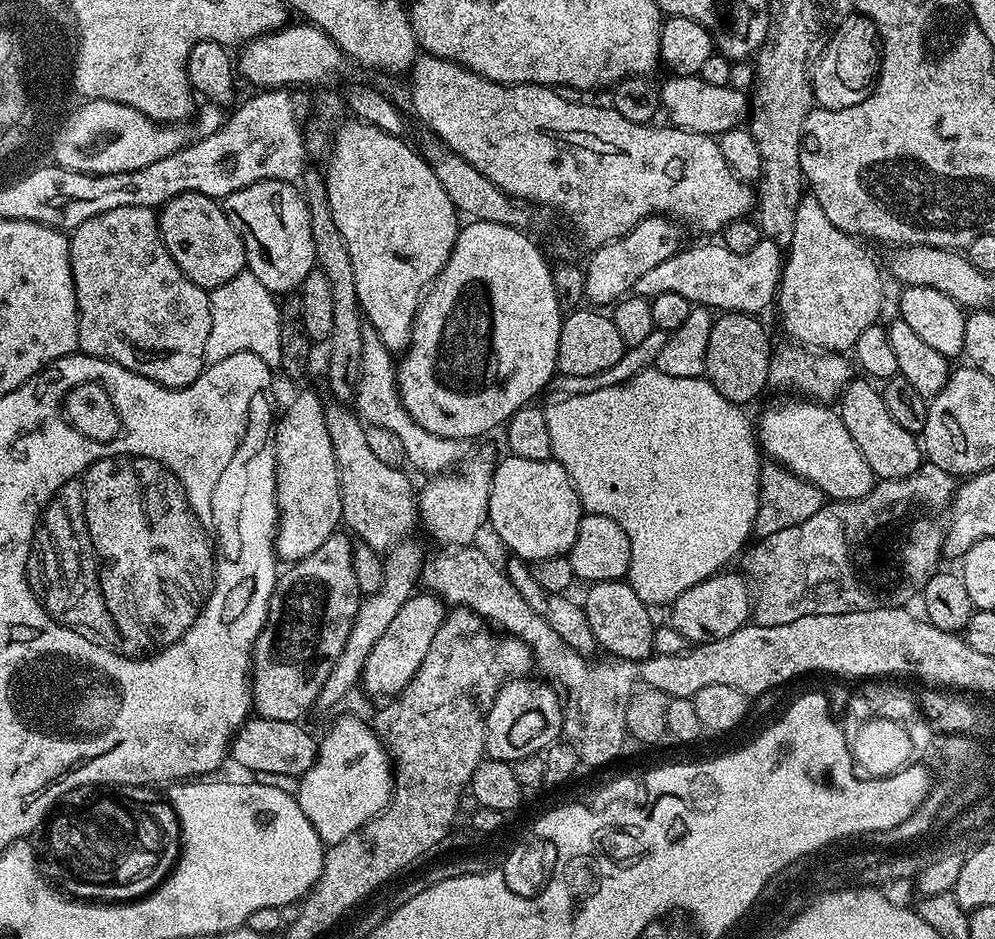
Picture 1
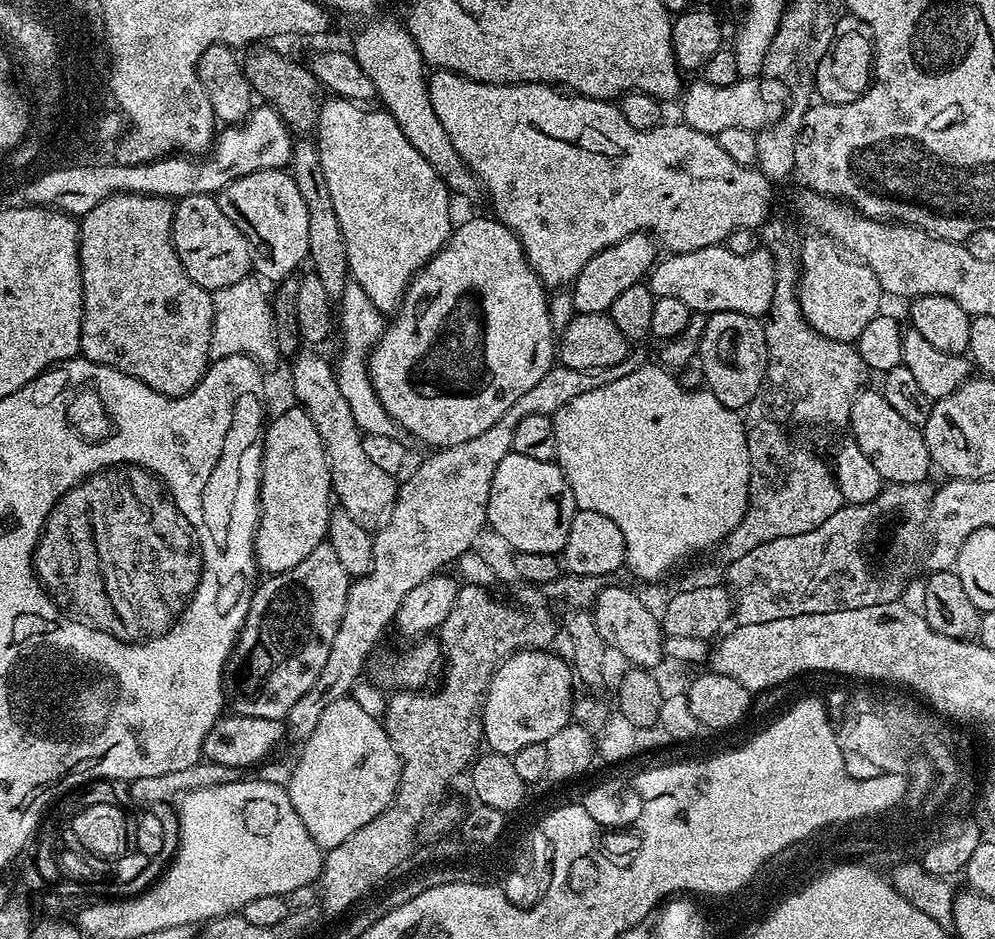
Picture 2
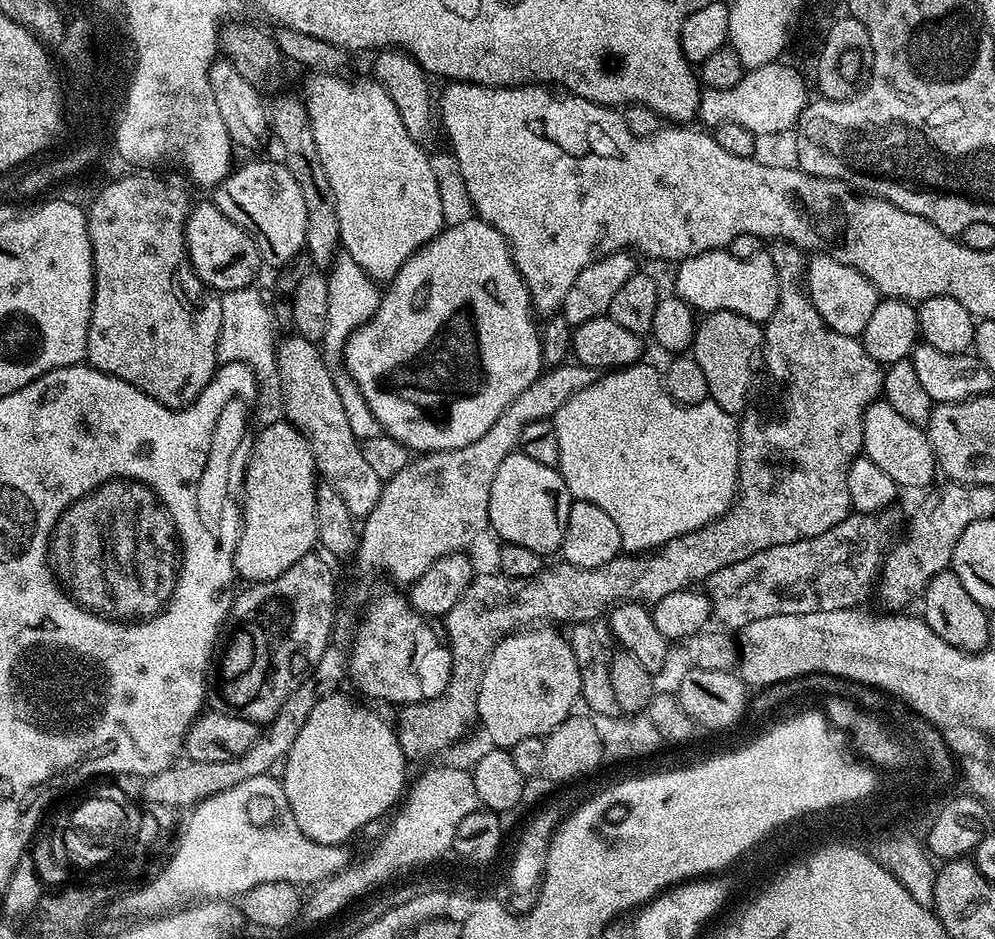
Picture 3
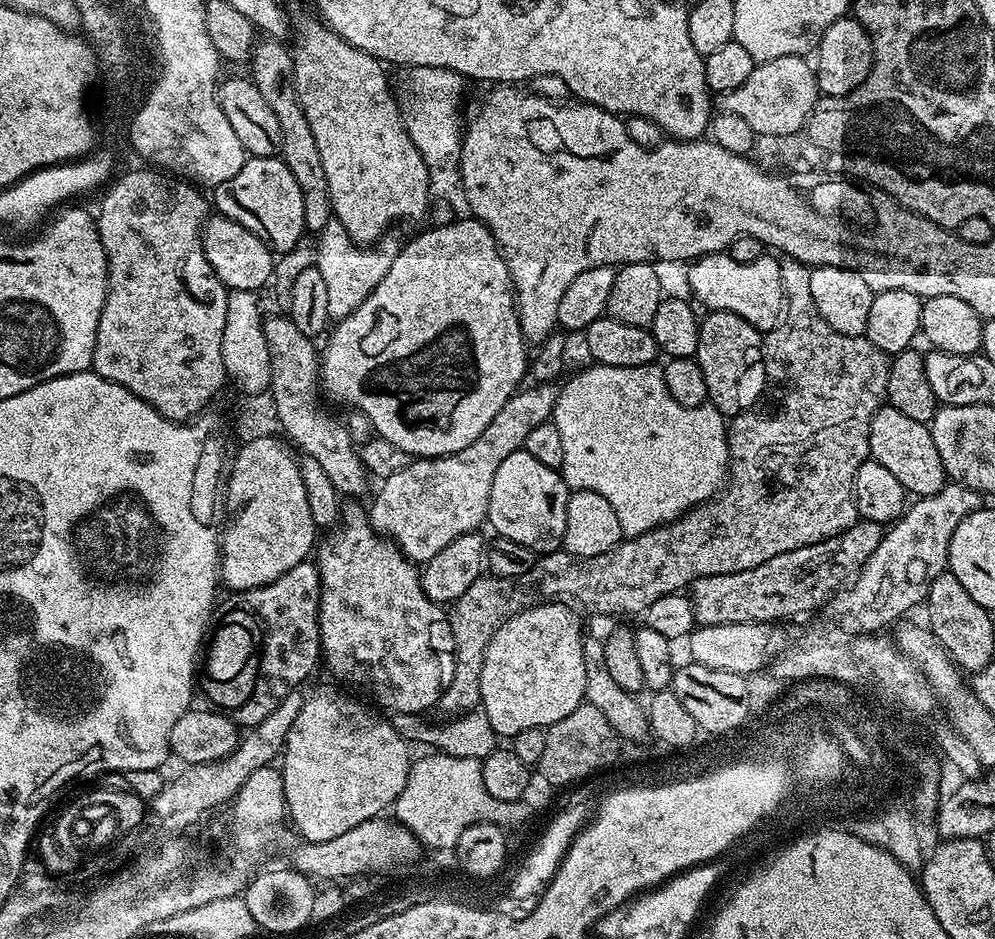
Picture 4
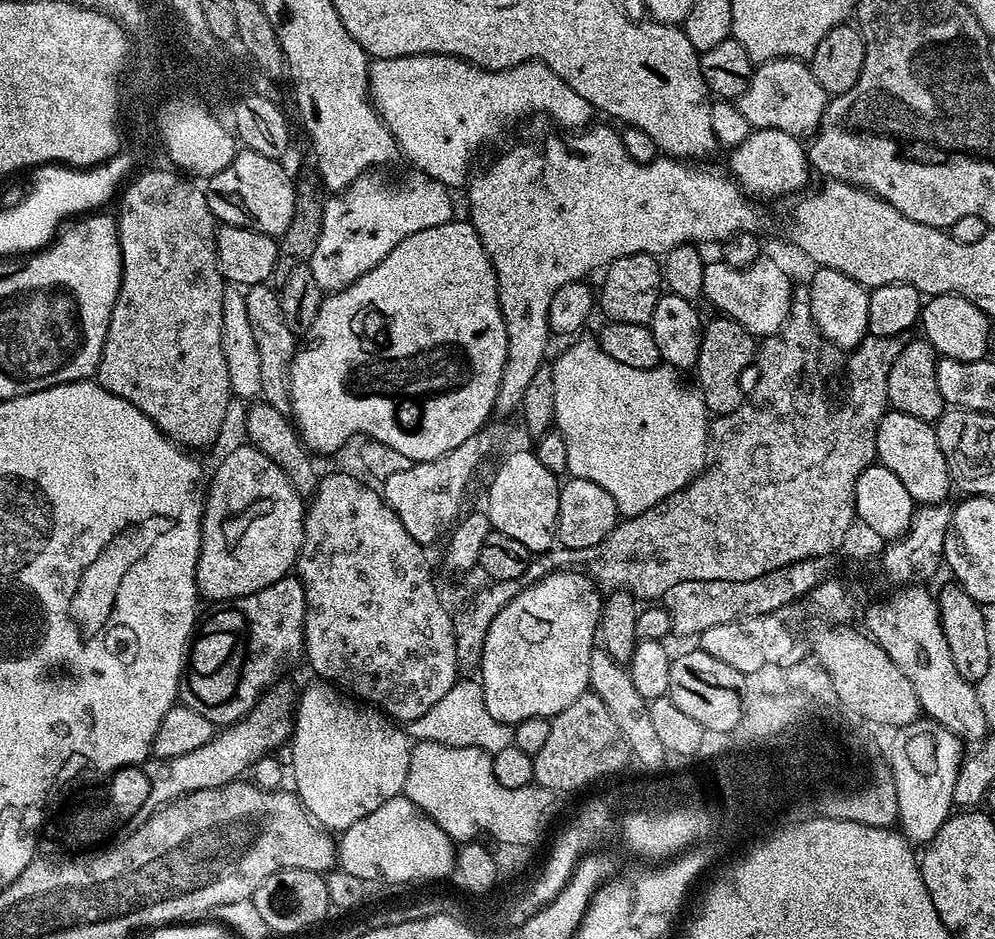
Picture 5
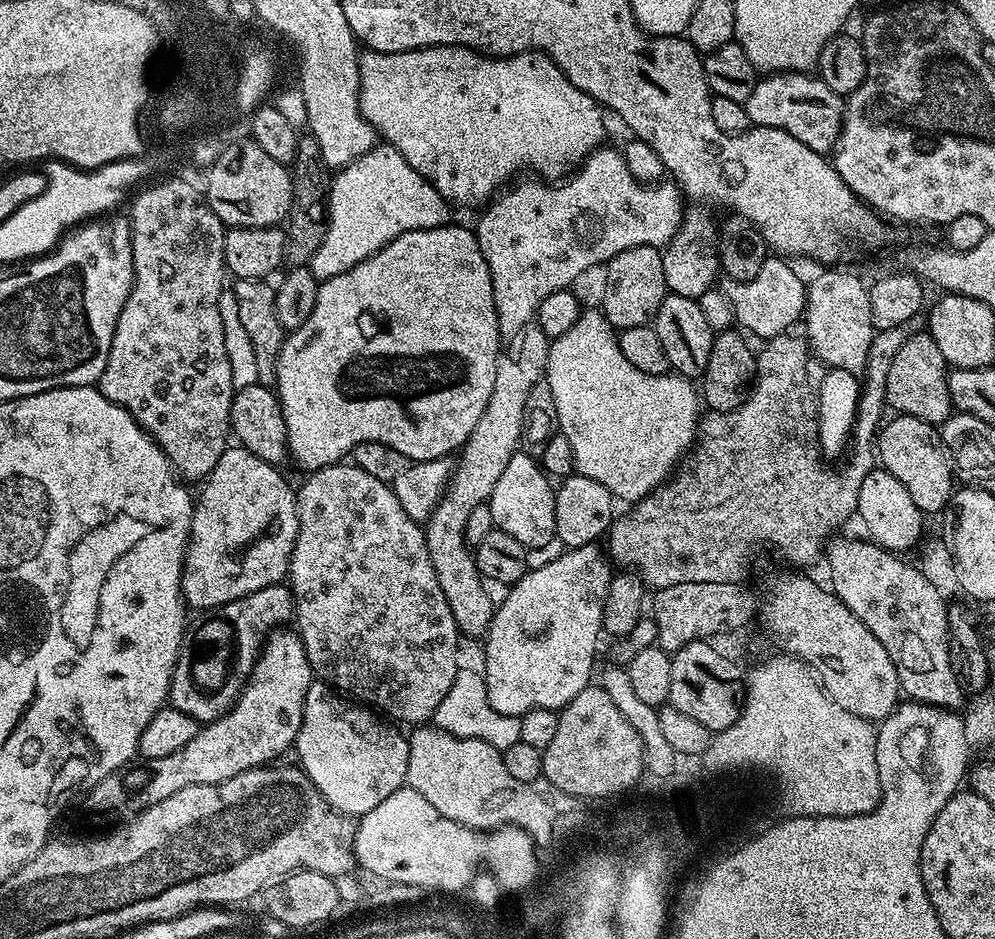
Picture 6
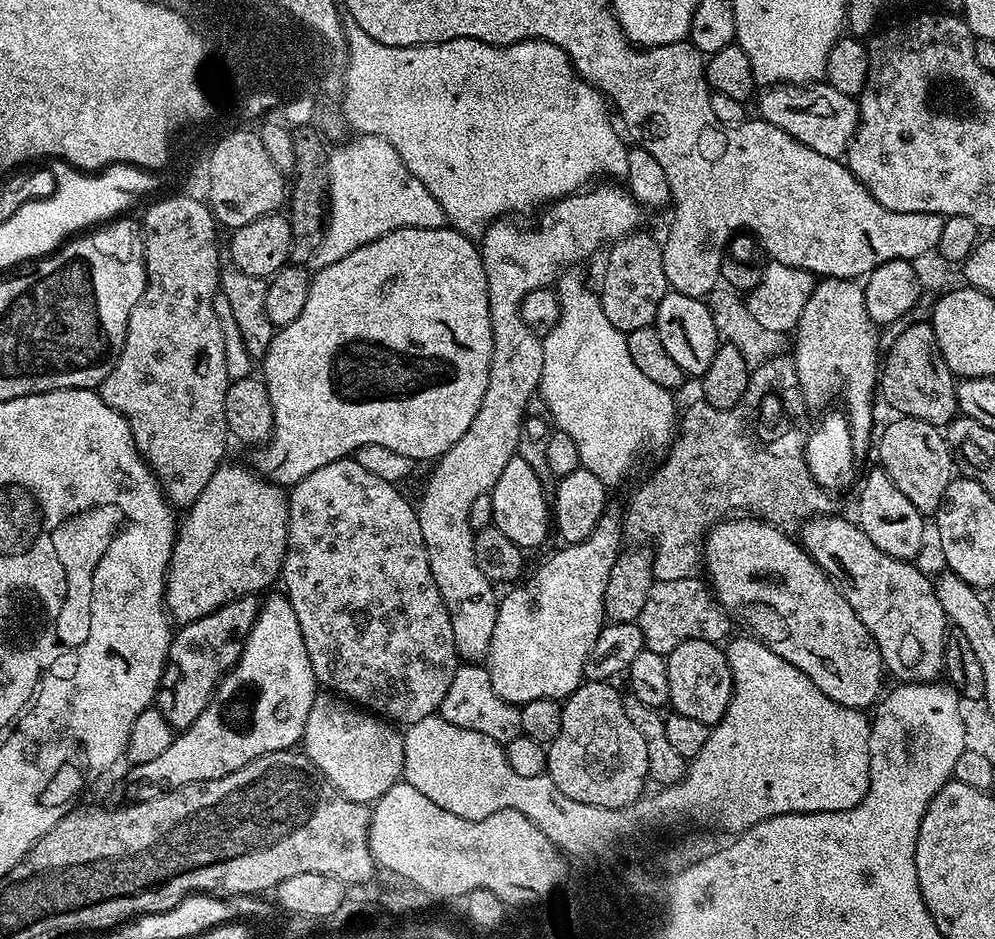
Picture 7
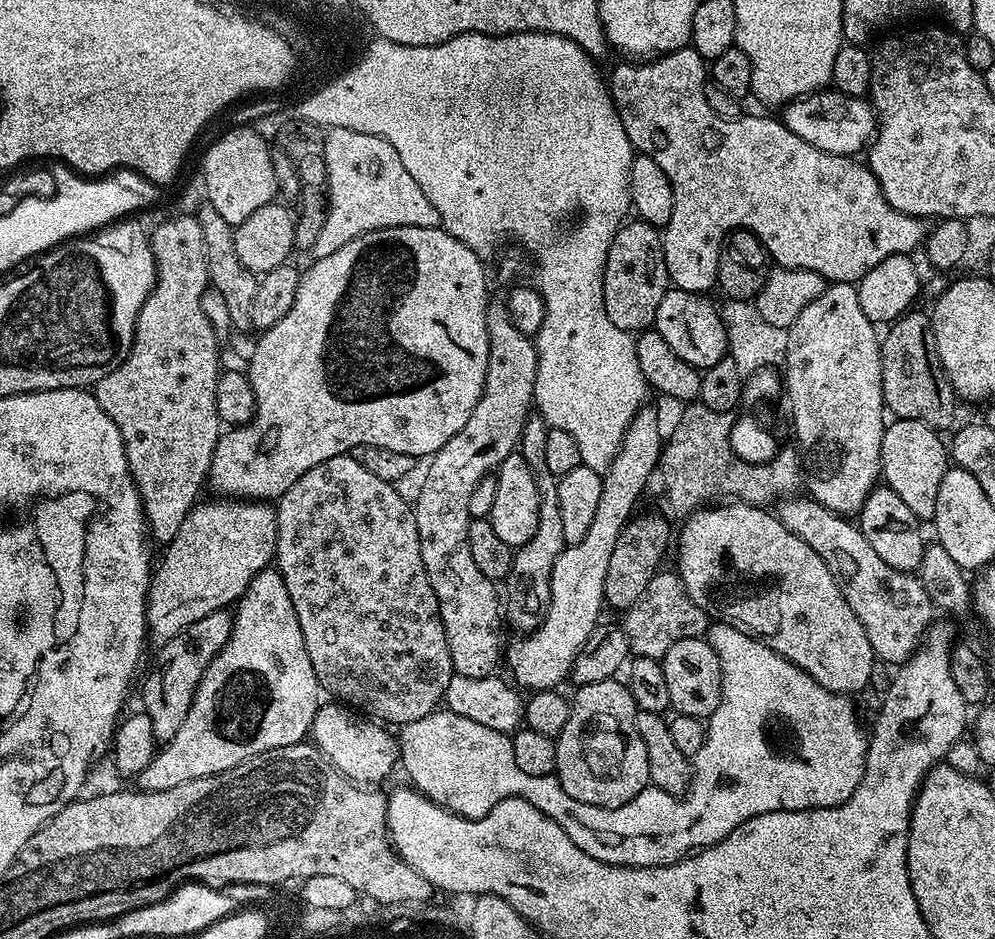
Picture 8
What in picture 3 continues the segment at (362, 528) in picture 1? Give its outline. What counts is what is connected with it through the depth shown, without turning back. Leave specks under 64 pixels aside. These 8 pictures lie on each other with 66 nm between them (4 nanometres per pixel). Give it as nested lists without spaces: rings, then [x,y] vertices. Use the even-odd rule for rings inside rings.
[[[295,334],[288,335],[276,346],[276,371],[280,388],[284,391],[283,415],[308,439],[316,456],[316,471],[323,483],[338,490],[338,498],[346,502],[353,517],[367,518],[374,506],[378,506],[382,482],[366,462],[360,449],[361,441],[356,440],[350,431],[342,398],[338,398],[323,351],[313,341]]]

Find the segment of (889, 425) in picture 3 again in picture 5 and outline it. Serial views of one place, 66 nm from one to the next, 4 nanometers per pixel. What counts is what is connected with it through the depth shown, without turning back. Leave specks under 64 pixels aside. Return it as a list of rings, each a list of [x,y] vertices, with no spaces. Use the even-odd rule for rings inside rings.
[[[889,410],[882,418],[882,422],[876,425],[876,460],[884,464],[886,470],[891,470],[901,480],[902,486],[906,486],[910,498],[917,505],[943,504],[949,499],[948,491],[953,491],[952,475],[948,472],[942,446],[938,446],[936,429],[929,421],[910,418],[910,414]]]

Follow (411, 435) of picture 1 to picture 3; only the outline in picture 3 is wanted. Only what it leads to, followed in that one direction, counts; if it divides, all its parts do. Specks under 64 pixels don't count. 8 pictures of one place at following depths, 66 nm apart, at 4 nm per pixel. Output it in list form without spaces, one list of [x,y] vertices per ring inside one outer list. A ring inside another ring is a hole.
[[[347,254],[337,255],[326,272],[328,278],[328,293],[330,294],[330,307],[326,309],[326,334],[322,341],[322,351],[324,361],[330,371],[332,371],[332,381],[338,390],[338,398],[342,398],[342,407],[346,413],[350,425],[350,431],[358,441],[366,441],[370,438],[378,438],[382,435],[382,429],[378,418],[366,404],[366,398],[362,398],[362,390],[352,380],[352,375],[342,367],[344,358],[344,343],[350,338],[354,330],[358,330],[367,321],[372,319],[372,315],[378,310],[380,297],[382,295],[377,281],[371,280]]]

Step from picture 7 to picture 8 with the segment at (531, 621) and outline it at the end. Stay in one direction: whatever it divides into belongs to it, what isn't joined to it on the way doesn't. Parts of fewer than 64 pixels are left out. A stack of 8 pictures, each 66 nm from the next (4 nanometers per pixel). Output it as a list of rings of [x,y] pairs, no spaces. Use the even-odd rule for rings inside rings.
[[[642,406],[634,414],[630,426],[620,443],[618,454],[614,458],[608,471],[603,473],[602,495],[598,497],[598,507],[594,513],[594,522],[590,522],[590,530],[586,530],[586,538],[577,544],[569,544],[561,551],[557,561],[554,562],[553,574],[549,578],[549,602],[540,624],[531,632],[521,635],[506,648],[506,664],[512,671],[512,676],[532,692],[541,692],[544,688],[556,688],[563,680],[569,679],[572,664],[576,656],[584,649],[584,643],[590,638],[597,624],[601,623],[600,611],[605,611],[604,587],[606,586],[606,569],[610,566],[610,553],[613,552],[615,544],[618,543],[618,534],[622,534],[628,521],[632,519],[637,511],[636,503],[640,495],[645,495],[648,479],[654,470],[654,466],[660,457],[662,447],[662,432],[660,436],[660,416],[649,406]]]

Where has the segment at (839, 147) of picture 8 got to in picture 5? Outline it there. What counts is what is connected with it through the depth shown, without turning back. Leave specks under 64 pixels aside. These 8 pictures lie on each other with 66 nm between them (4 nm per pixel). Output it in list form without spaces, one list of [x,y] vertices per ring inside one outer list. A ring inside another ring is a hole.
[[[777,58],[763,61],[753,71],[750,86],[740,95],[738,106],[753,129],[782,130],[797,138],[808,138],[819,128],[829,99],[803,59]]]

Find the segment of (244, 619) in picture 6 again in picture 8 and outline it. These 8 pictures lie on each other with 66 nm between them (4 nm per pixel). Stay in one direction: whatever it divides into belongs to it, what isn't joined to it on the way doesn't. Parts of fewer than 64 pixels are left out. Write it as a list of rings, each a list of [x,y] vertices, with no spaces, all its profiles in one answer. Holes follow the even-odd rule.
[[[221,610],[198,618],[194,626],[186,626],[170,642],[159,645],[156,660],[160,665],[144,680],[144,704],[142,710],[154,726],[154,738],[158,742],[167,742],[178,734],[178,726],[186,722],[186,714],[194,702],[194,694],[202,682],[202,674],[210,666],[212,659],[226,646],[232,633],[233,613]]]

